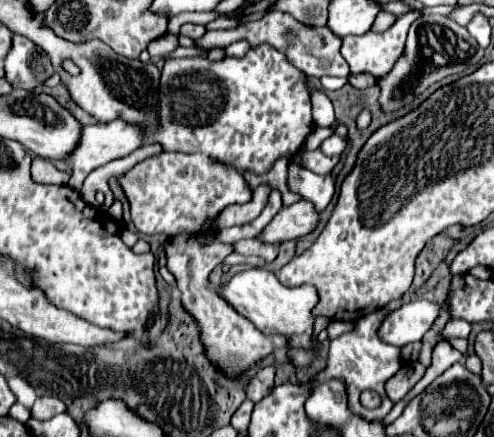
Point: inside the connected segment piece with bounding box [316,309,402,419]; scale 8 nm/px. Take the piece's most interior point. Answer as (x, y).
(363, 361)

